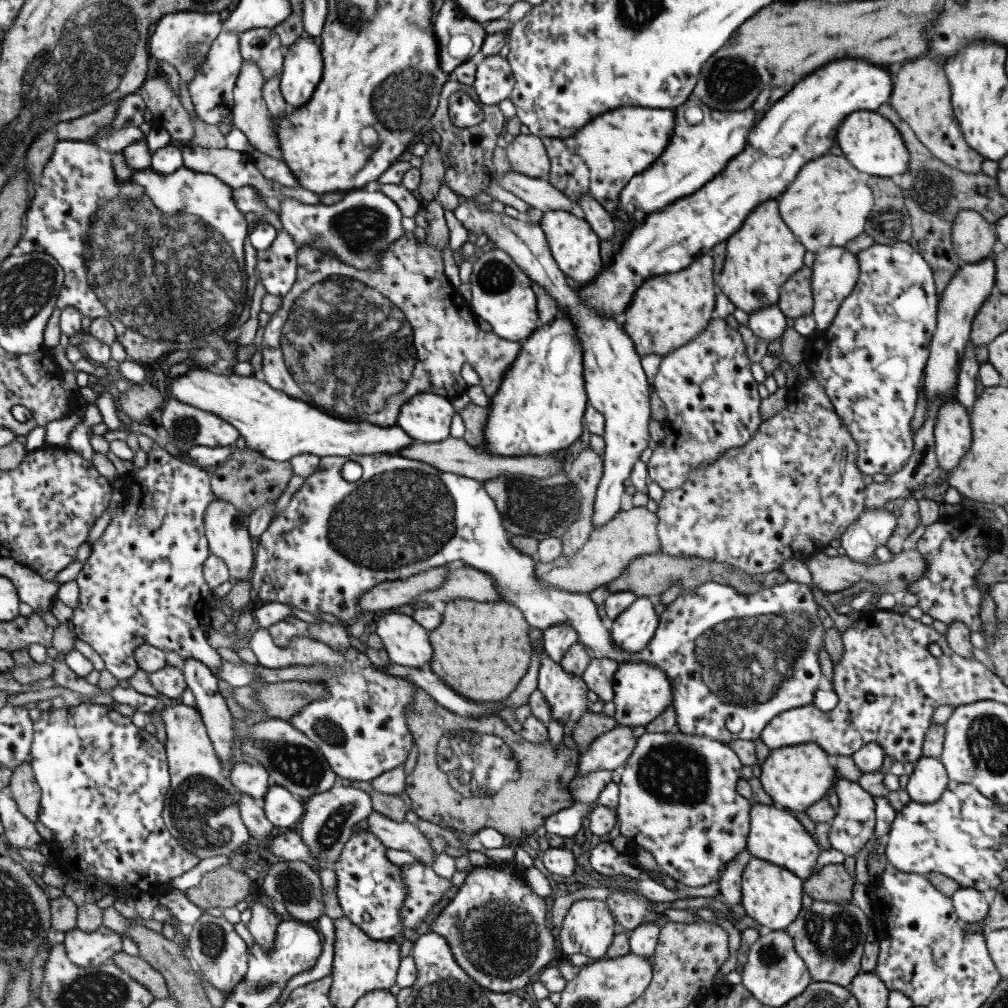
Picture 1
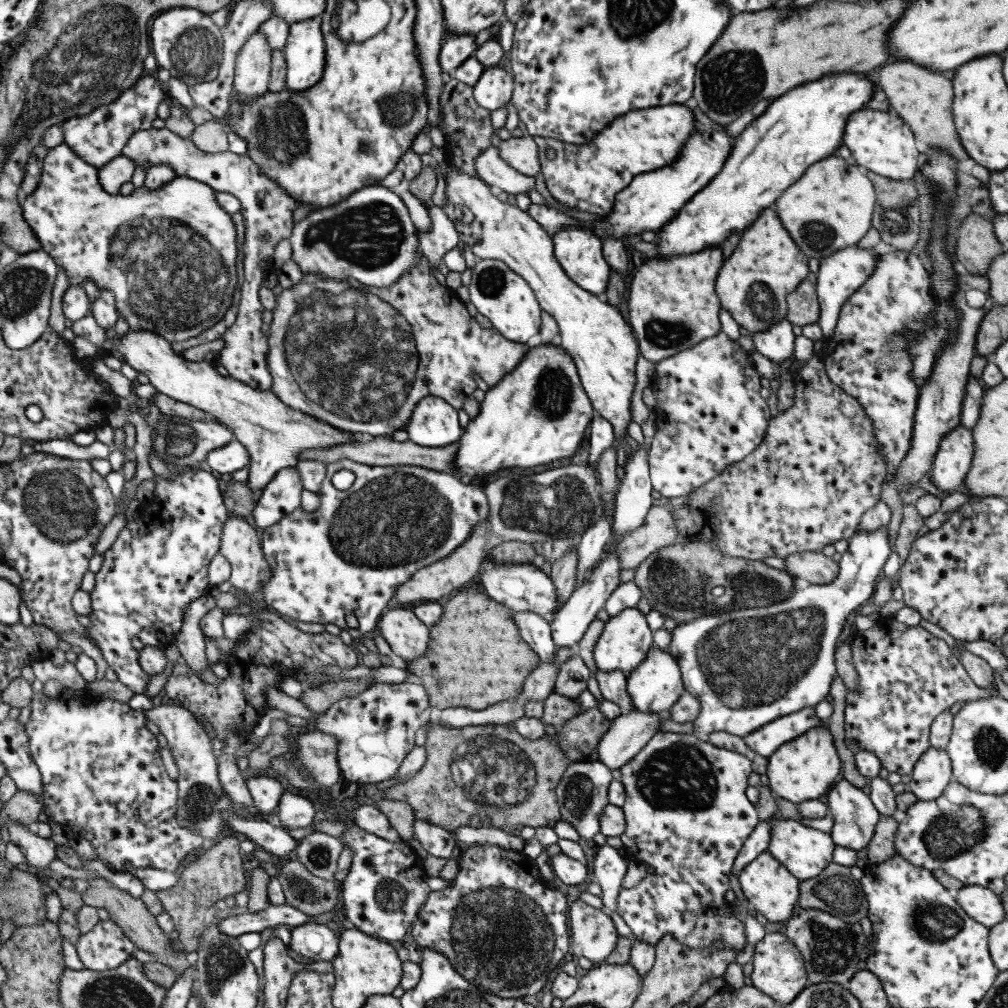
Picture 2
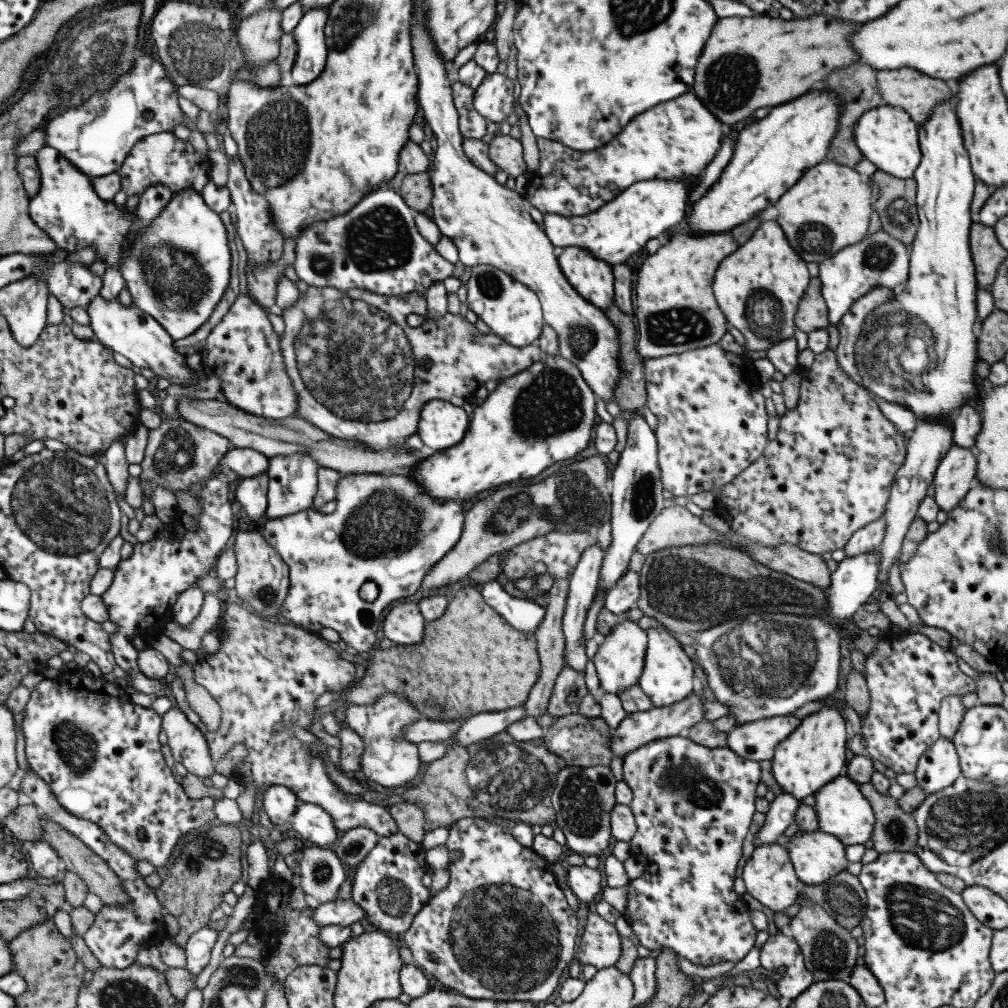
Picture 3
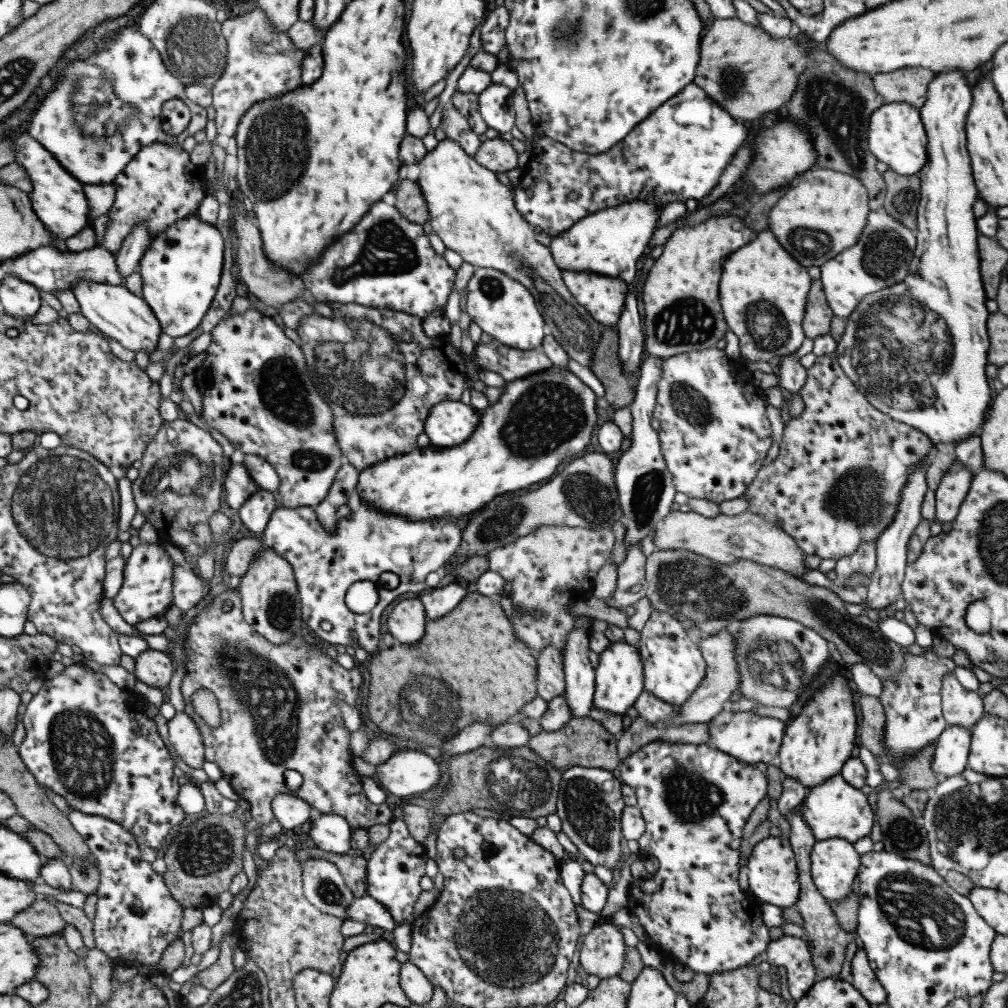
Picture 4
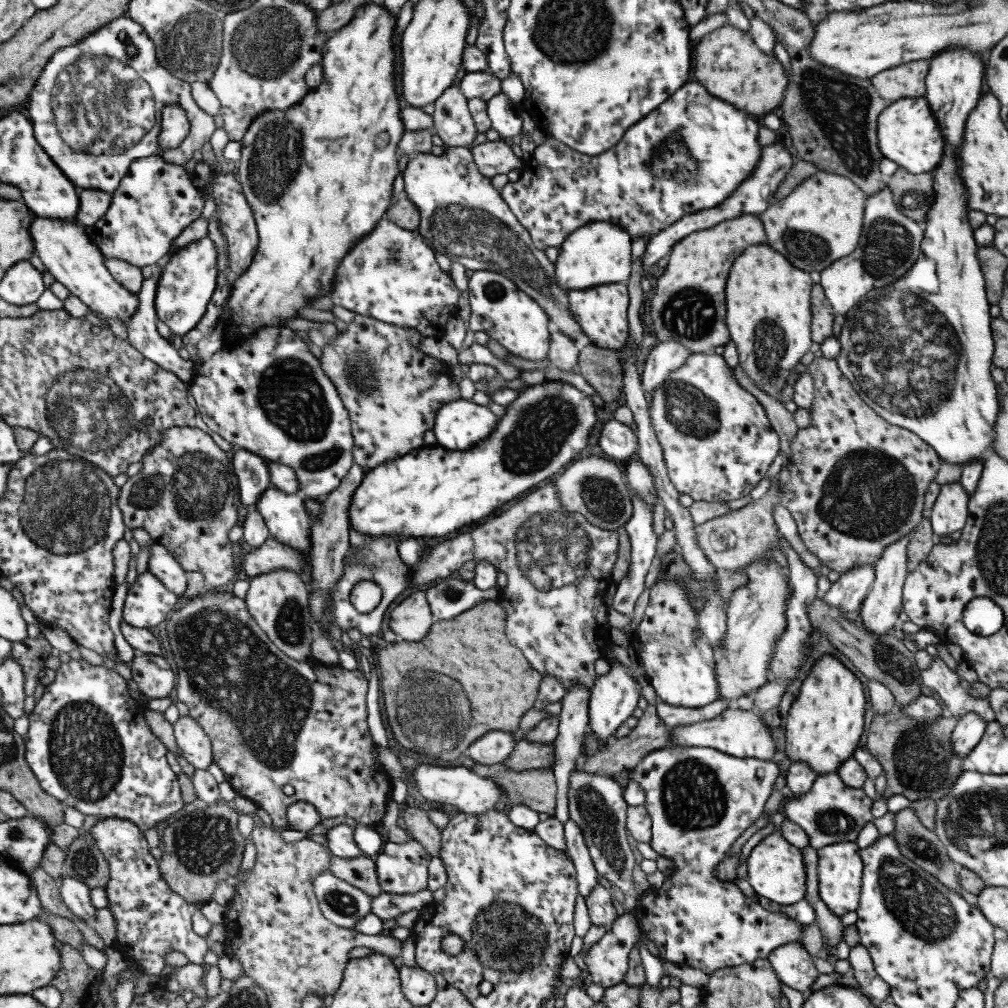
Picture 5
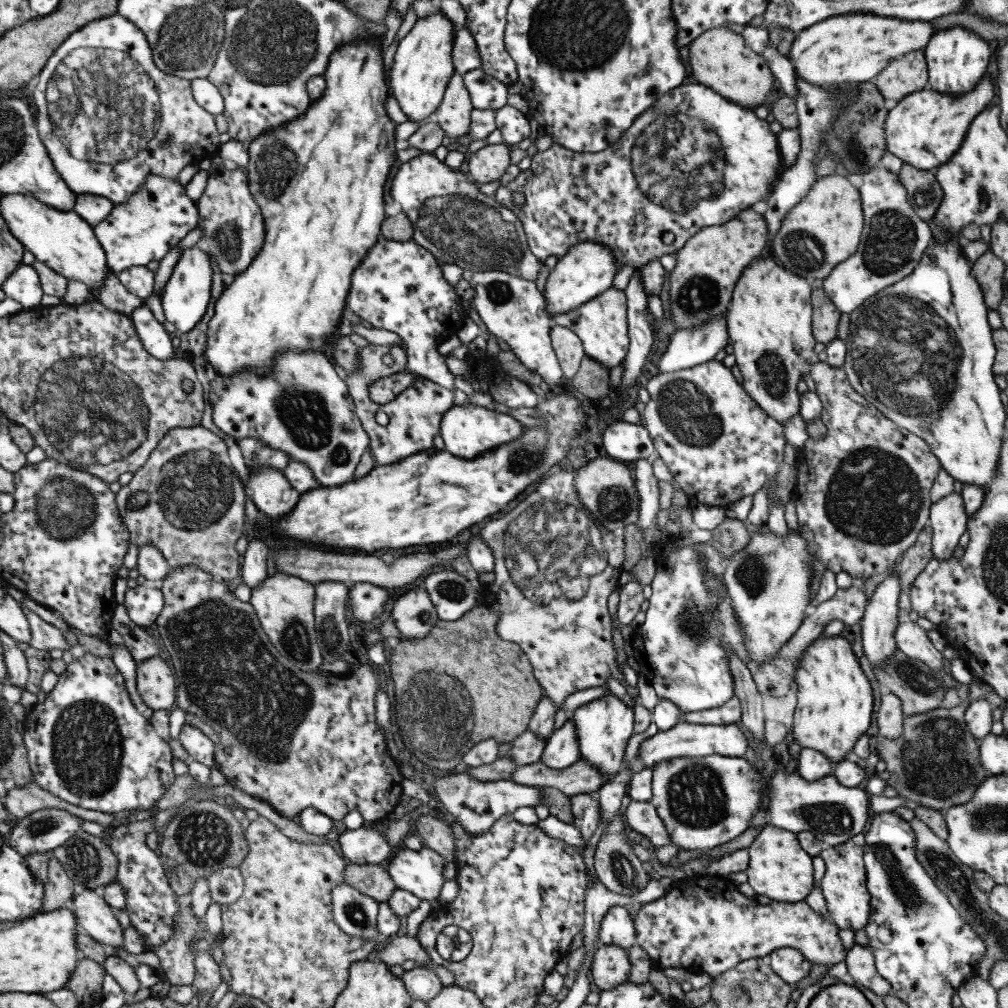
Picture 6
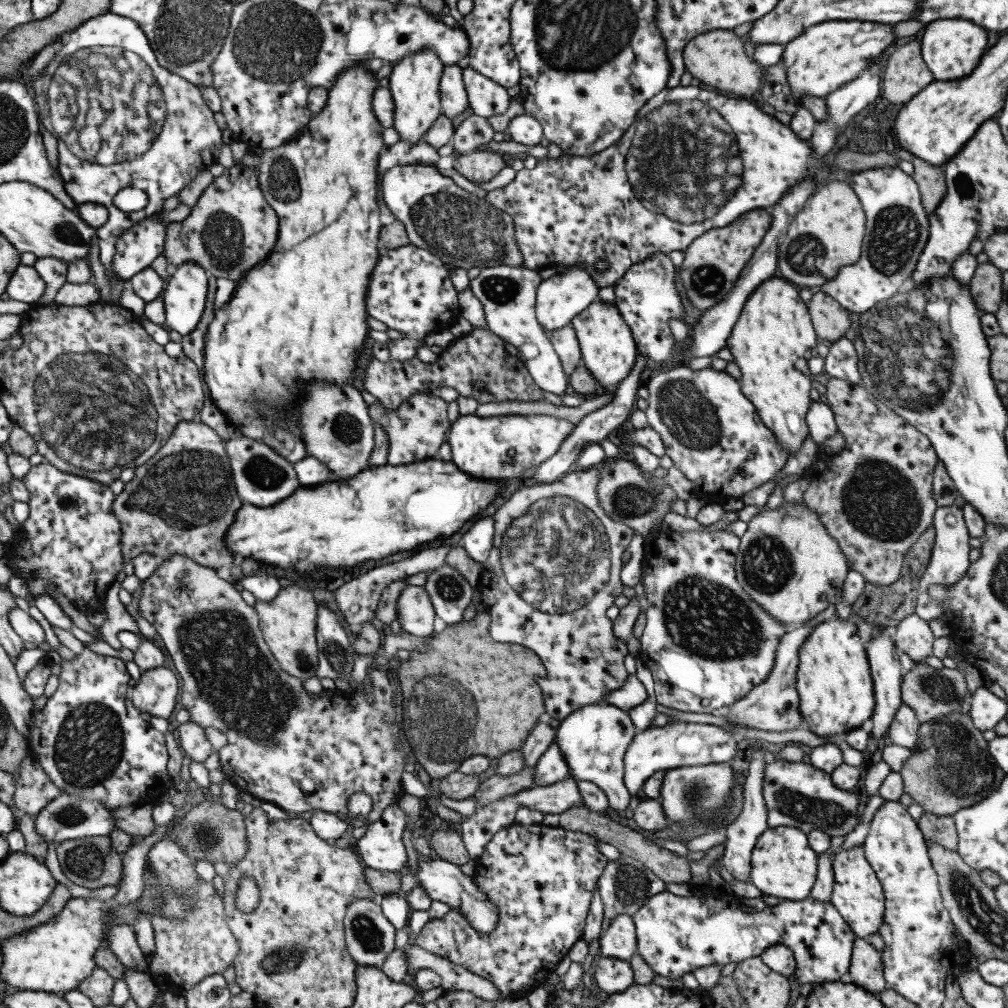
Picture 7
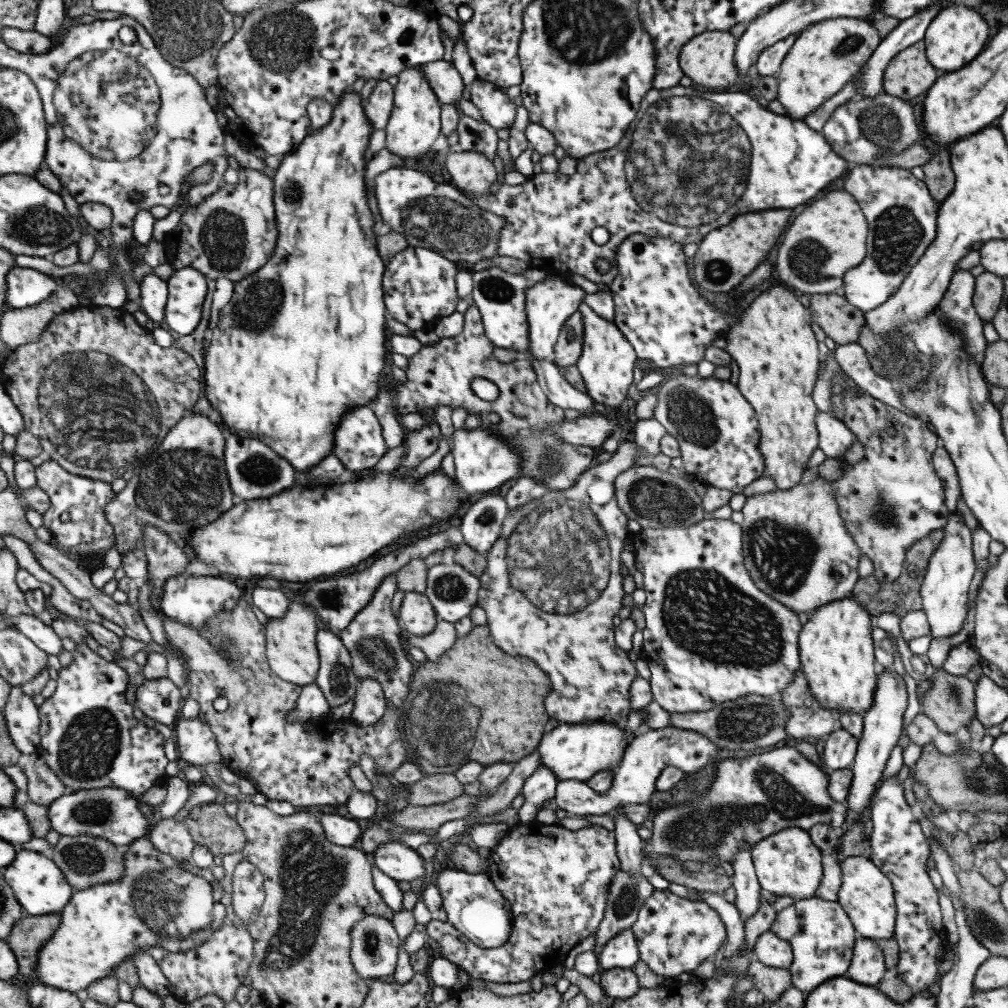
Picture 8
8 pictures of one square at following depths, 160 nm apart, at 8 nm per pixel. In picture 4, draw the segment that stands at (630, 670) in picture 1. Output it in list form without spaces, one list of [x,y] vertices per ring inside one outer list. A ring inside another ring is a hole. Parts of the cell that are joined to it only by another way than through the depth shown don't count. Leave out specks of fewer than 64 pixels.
[[[653,610],[641,628],[637,640],[643,671],[642,686],[655,698],[667,704],[680,705],[700,684],[706,669],[705,661],[684,628],[670,614]]]

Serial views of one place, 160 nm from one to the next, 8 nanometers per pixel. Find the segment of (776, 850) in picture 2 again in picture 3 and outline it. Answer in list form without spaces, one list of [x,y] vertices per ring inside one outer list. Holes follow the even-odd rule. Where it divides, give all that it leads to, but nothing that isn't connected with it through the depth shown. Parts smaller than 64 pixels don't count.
[[[819,830],[815,832],[795,833],[785,844],[795,876],[805,885],[816,885],[825,882],[831,876],[835,876],[840,870],[846,870],[849,863],[844,857],[845,846],[831,834],[823,834]]]

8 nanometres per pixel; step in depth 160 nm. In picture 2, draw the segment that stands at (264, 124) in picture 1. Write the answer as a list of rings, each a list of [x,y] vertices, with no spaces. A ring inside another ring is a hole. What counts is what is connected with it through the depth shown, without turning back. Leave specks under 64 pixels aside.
[[[256,30],[246,38],[235,59],[232,90],[243,103],[268,91],[271,48]]]

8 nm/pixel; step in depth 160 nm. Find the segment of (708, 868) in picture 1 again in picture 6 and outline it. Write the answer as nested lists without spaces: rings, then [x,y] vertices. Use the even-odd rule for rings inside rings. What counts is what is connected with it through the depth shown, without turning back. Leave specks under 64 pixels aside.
[[[742,757],[668,758],[650,768],[651,798],[671,845],[683,851],[707,851],[736,838],[749,827],[763,804],[763,770]],[[669,888],[669,894],[642,904],[635,912],[634,923],[635,944],[640,946],[653,962],[653,967],[686,968],[708,974],[711,978],[733,968],[738,962],[749,958],[764,958],[772,950],[789,947],[797,949],[811,964],[823,964],[827,968],[844,960],[846,955],[835,926],[829,918],[821,918],[811,910],[804,901],[797,903],[776,902],[761,906],[754,897],[745,896],[736,888],[727,890],[727,898],[723,898],[717,890],[713,892],[679,892]]]

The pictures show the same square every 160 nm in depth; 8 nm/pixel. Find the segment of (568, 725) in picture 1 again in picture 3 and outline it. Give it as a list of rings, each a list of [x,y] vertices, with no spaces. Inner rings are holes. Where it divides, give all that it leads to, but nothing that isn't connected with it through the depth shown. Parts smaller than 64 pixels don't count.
[[[495,579],[478,585],[478,589],[485,604],[503,616],[503,620],[507,620],[507,624],[517,630],[534,633],[543,620],[543,607],[533,601],[527,602],[509,595]]]

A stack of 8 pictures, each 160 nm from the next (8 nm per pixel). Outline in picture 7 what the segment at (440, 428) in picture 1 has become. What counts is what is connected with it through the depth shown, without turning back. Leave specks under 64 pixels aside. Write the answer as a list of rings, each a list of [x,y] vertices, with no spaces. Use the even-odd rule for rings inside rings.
[[[475,414],[458,415],[445,441],[450,446],[450,461],[462,472],[476,479],[515,478],[530,473],[547,460],[575,425],[549,416],[501,415],[479,418]]]

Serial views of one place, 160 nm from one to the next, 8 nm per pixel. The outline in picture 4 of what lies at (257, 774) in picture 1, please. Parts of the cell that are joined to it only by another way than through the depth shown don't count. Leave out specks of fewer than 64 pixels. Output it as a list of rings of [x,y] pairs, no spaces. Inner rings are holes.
[[[279,794],[271,802],[273,817],[282,827],[284,834],[292,833],[297,830],[303,822],[309,820],[309,807],[304,801],[289,794]]]

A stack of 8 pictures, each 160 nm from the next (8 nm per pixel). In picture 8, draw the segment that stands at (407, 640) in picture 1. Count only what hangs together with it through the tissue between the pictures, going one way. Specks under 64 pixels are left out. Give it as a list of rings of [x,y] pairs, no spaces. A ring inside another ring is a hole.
[[[404,593],[398,610],[398,620],[408,634],[423,636],[429,634],[436,625],[434,608],[423,593]]]

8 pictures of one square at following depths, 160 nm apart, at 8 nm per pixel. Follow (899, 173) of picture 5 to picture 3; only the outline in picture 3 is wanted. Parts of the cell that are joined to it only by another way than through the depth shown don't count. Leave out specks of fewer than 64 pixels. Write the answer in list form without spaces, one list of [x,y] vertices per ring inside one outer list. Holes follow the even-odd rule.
[[[876,169],[869,177],[878,188],[878,197],[872,203],[872,208],[877,211],[882,230],[905,245],[912,244],[918,225],[914,199],[915,181],[912,178],[895,178],[879,169]]]

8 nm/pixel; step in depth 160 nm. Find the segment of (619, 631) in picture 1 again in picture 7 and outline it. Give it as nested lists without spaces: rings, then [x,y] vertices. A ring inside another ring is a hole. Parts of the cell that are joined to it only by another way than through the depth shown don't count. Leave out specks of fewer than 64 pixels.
[[[602,703],[581,705],[562,719],[555,730],[553,744],[559,747],[565,759],[568,776],[575,782],[586,781],[599,786],[616,820],[617,816],[618,821],[624,819],[624,811],[631,799],[622,782],[624,752],[636,734],[630,716],[616,706]]]

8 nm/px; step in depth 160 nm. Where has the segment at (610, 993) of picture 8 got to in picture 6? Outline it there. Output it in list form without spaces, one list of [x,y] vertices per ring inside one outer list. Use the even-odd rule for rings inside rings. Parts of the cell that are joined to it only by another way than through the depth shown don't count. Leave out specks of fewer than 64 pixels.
[[[599,944],[593,951],[590,974],[593,984],[604,991],[628,982],[630,964],[625,950],[612,944]]]

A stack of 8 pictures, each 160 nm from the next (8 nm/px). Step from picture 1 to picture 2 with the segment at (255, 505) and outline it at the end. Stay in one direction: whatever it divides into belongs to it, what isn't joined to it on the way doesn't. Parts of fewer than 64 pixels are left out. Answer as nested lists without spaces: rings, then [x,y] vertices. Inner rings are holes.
[[[231,478],[231,481],[225,484],[225,490],[222,491],[223,504],[230,515],[240,518],[247,516],[256,505],[261,491],[261,489],[252,491],[247,481],[238,482]]]

